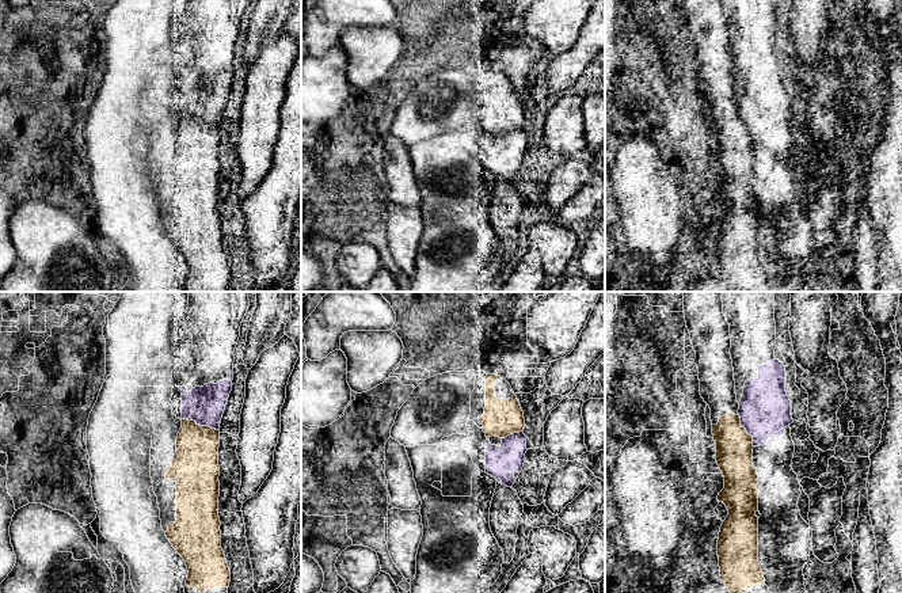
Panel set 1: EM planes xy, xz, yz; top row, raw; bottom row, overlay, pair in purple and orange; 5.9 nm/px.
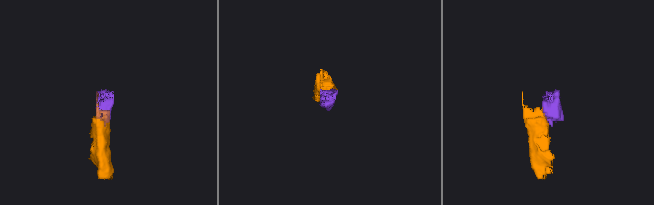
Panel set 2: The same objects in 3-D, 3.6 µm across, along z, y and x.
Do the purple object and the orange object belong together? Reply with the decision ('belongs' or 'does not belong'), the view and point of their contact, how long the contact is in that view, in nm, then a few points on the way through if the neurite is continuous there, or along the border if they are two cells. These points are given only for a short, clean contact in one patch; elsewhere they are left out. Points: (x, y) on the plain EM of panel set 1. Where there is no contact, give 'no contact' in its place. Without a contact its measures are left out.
does not belong; meets purple in yz at (746, 126); contact 220 nm long; border along yz (738, 111), (739, 120), (752, 133), (753, 143)

